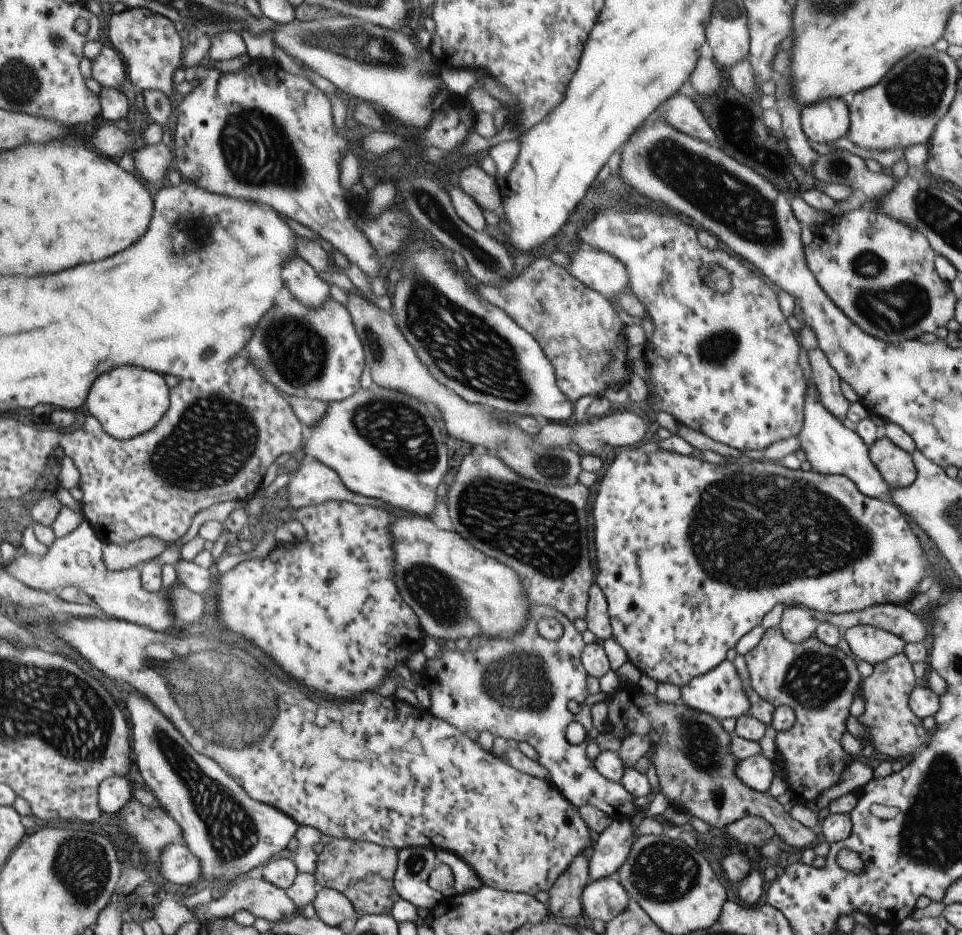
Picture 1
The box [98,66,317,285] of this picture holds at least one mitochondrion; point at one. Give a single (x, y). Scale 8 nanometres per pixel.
(258, 151)

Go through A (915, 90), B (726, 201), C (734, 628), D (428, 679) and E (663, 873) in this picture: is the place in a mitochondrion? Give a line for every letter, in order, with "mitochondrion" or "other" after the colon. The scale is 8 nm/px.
A: mitochondrion
B: mitochondrion
C: other
D: other
E: mitochondrion

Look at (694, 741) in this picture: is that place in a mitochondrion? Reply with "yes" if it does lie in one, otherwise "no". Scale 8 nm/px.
yes

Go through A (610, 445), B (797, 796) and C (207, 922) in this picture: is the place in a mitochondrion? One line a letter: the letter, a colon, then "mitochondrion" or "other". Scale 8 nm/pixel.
A: other
B: other
C: other

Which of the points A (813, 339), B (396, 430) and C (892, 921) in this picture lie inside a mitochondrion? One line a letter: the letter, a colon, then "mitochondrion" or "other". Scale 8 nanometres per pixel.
A: other
B: mitochondrion
C: other

